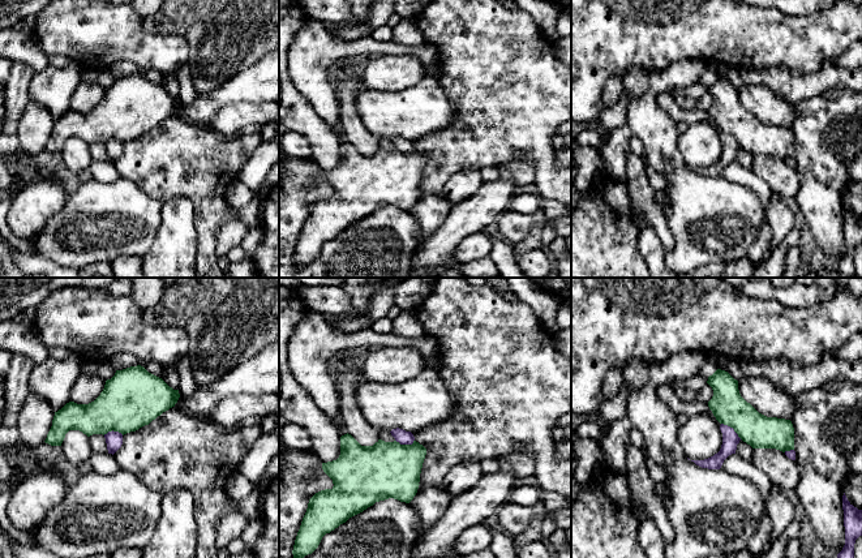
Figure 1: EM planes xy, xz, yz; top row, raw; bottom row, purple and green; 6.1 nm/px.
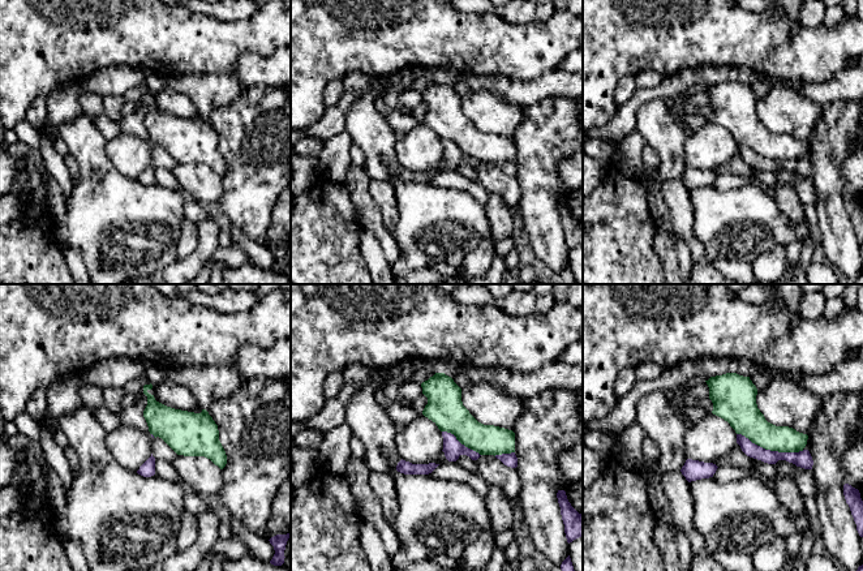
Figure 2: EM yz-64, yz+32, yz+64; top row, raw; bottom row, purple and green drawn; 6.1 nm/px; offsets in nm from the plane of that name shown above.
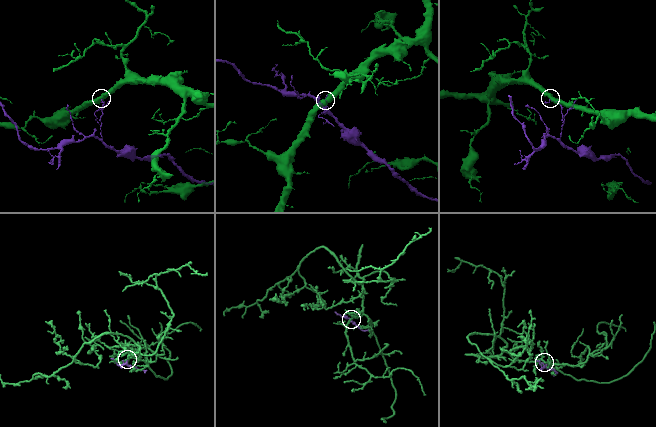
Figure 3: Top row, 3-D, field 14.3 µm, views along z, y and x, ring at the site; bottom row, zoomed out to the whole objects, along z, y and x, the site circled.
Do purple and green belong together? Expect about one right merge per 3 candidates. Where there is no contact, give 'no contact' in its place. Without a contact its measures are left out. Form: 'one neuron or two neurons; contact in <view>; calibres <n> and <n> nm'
two neurons; contact in yz; calibres 100 and 200 nm

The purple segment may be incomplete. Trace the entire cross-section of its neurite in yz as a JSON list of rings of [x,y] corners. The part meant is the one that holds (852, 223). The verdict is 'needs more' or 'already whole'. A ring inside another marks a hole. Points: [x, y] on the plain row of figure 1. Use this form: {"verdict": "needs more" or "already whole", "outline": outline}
{"verdict": "already whole", "outline": [[[845,201],[842,203],[842,218],[845,235],[845,253],[842,258],[837,262],[837,267],[844,275],[854,276],[854,252],[855,248],[862,244],[862,218],[854,215],[848,209]]]}

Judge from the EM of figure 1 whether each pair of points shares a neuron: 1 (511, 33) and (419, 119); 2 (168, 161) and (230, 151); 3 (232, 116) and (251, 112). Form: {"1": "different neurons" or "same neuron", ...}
{"1": "different neurons", "2": "same neuron", "3": "same neuron"}

